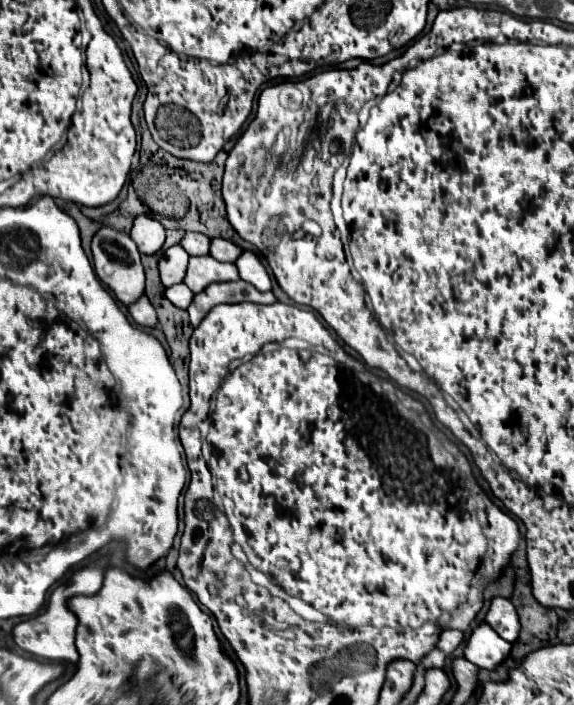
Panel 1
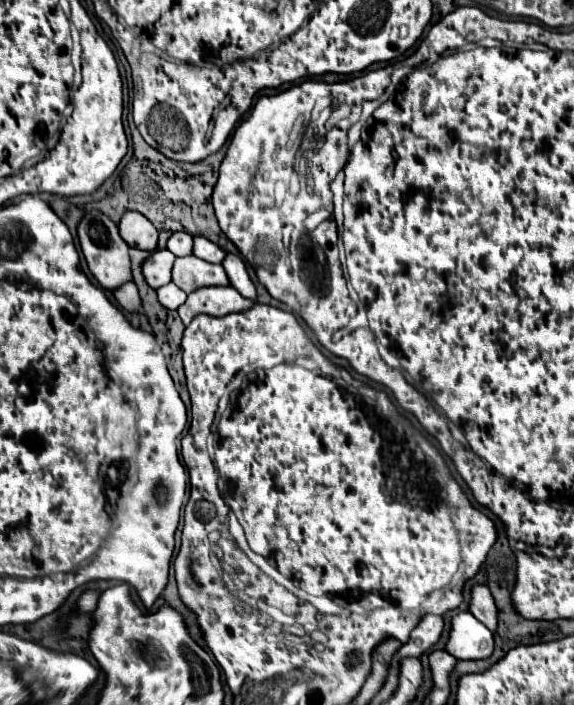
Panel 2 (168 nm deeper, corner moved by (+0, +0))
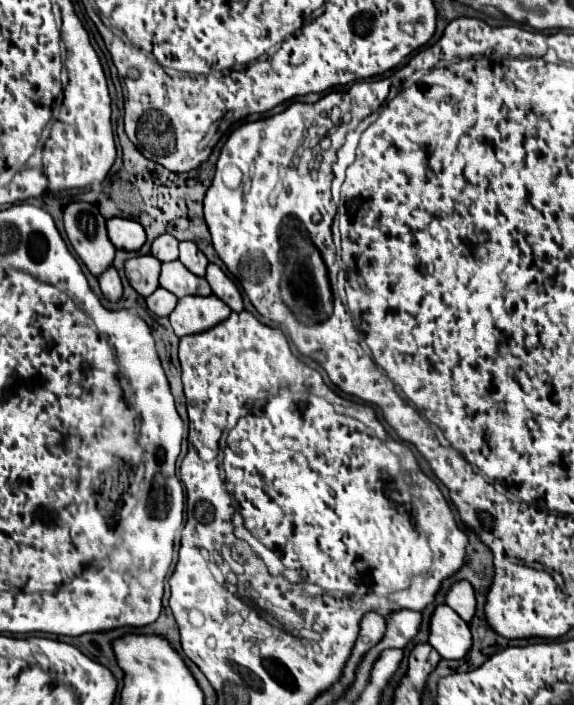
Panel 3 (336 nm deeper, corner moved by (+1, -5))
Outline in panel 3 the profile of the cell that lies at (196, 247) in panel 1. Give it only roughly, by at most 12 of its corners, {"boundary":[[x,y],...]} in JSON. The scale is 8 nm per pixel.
{"boundary":[[160,235],[152,243],[152,255],[172,261],[180,255],[180,241]]}

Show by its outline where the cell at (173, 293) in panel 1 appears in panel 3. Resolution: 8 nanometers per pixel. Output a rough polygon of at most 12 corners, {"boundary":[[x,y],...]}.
{"boundary":[[160,287],[146,299],[148,309],[168,317],[178,297]]}

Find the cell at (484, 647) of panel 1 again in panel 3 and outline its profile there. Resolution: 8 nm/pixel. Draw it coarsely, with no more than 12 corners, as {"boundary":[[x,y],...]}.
{"boundary":[[448,605],[430,621],[430,645],[442,659],[472,649],[468,623]]}

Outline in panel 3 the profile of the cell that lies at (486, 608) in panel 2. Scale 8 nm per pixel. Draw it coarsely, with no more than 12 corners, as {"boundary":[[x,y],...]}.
{"boundary":[[458,581],[446,603],[470,623],[476,615],[476,593]]}

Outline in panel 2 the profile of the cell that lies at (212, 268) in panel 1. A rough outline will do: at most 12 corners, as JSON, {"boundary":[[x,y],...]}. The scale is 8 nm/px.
{"boundary":[[177,258],[171,280],[187,294],[229,284],[221,264]]}

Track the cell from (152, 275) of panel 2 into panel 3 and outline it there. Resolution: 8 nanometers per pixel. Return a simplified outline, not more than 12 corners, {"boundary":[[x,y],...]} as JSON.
{"boundary":[[154,255],[126,261],[130,285],[144,297],[160,283]]}

